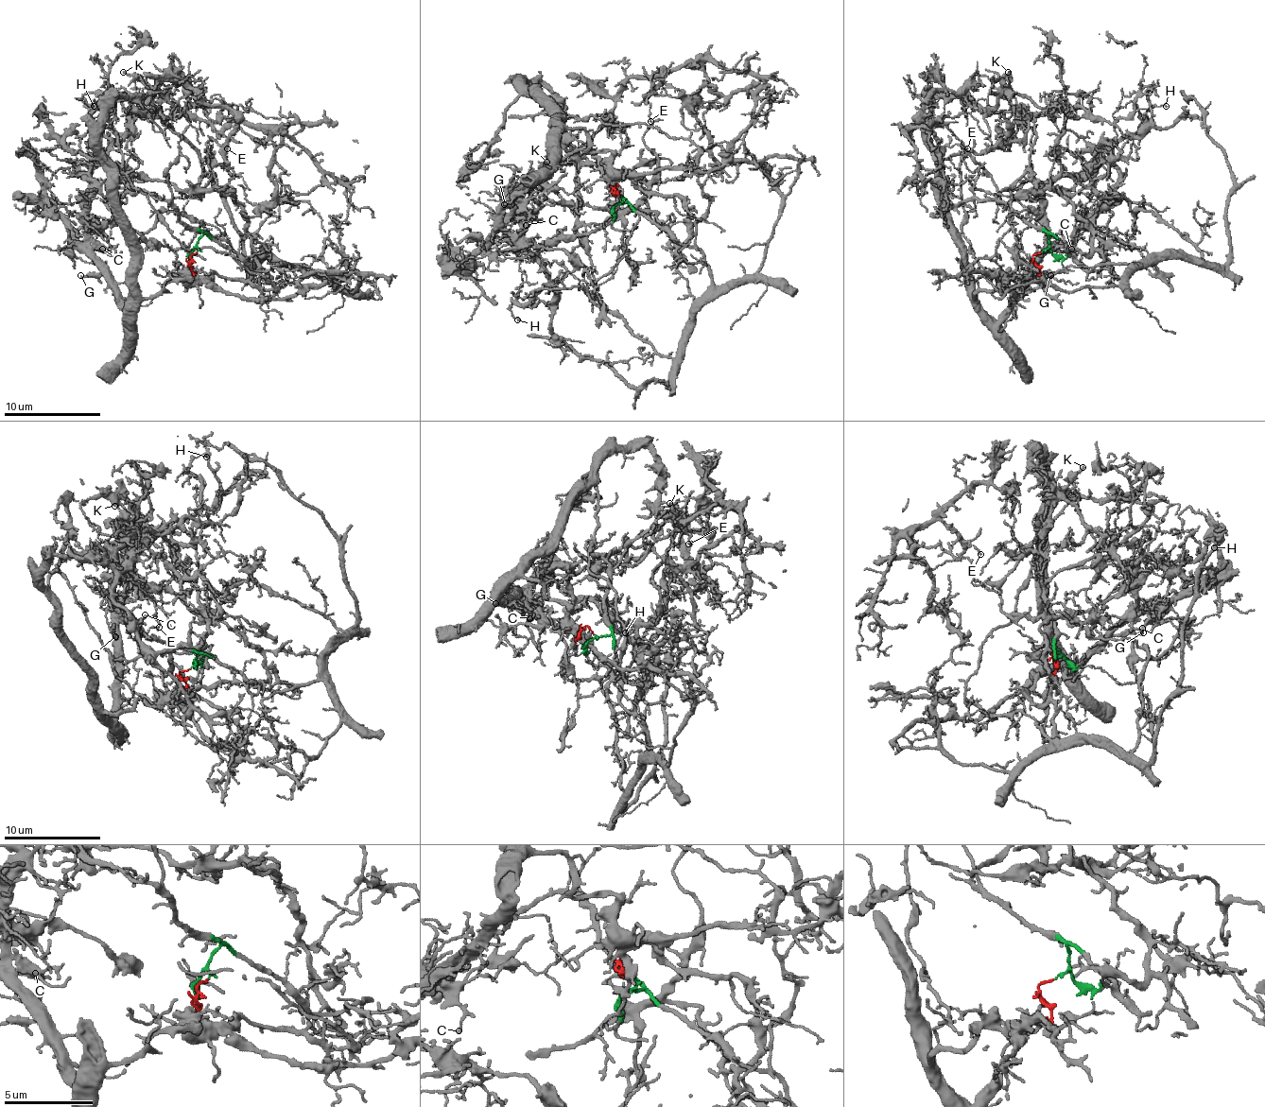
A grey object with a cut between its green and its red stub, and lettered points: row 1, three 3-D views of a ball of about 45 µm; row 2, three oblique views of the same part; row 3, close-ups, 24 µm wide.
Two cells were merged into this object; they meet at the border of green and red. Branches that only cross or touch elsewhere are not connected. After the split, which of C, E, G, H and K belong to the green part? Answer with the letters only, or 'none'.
none

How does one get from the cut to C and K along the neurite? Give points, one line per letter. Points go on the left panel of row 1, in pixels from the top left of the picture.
C: (196, 253), (194, 275), (167, 282), (143, 302), (133, 320), (92, 253), (102, 248)
K: (196, 253), (194, 275), (143, 297), (102, 149), (102, 112), (146, 94), (124, 72)

